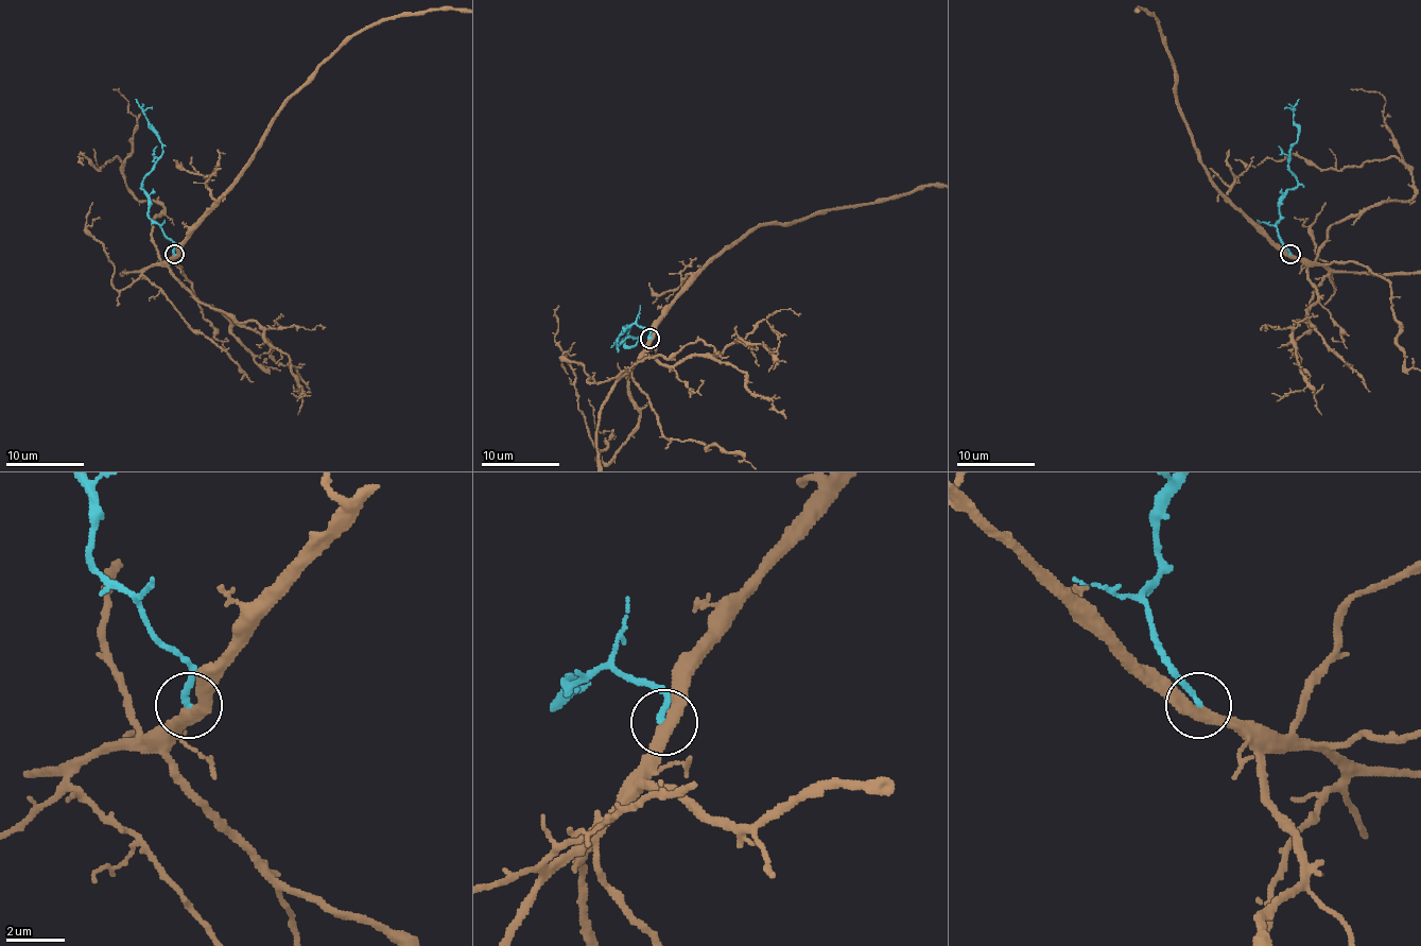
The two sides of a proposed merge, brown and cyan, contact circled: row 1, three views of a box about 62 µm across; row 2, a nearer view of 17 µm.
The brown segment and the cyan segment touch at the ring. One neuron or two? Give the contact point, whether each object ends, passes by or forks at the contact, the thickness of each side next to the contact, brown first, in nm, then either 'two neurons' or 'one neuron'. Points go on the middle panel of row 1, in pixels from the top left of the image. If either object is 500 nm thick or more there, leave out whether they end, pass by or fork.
at (650, 339); brown passes by; cyan ends there; 400 nm thick on the brown side, 200 nm on the other; one neuron

